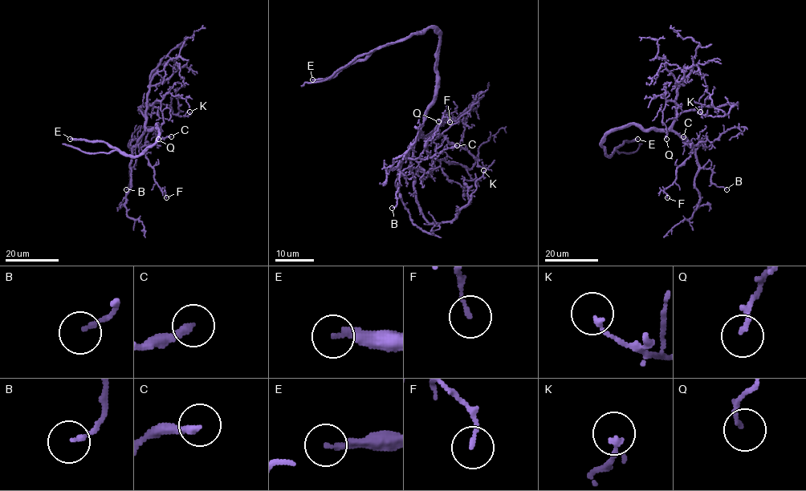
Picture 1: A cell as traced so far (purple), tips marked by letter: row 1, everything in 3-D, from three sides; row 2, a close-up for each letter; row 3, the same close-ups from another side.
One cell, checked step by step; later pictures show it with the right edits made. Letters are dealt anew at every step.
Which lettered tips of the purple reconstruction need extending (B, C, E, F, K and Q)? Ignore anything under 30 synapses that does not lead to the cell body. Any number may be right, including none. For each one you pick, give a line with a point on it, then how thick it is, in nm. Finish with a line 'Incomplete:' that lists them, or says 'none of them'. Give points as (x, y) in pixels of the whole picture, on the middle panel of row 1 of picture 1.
E: (312, 79) | 200 nm
Incomplete: E

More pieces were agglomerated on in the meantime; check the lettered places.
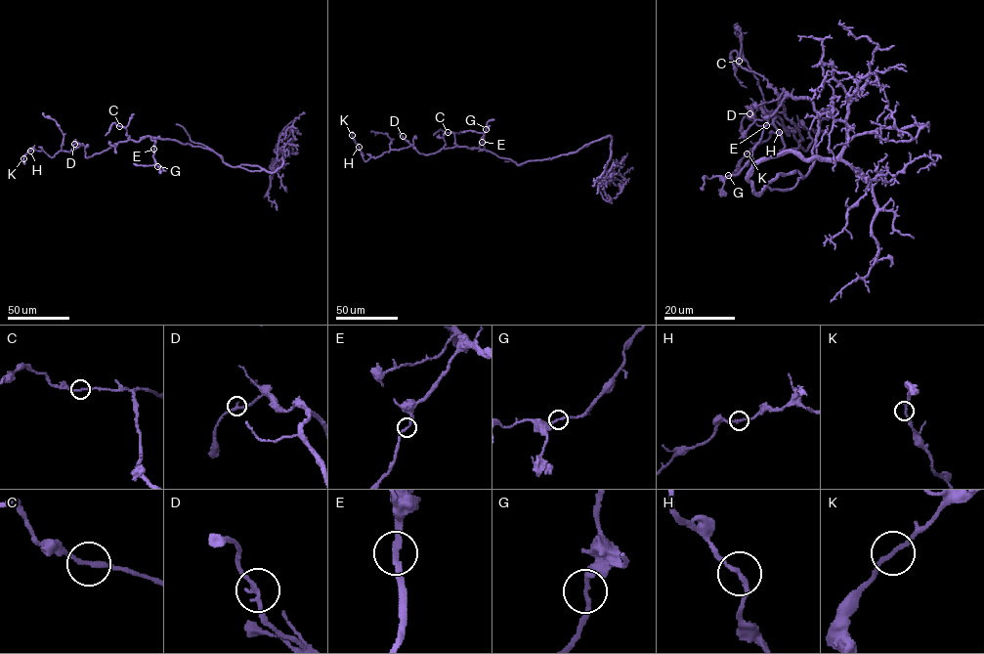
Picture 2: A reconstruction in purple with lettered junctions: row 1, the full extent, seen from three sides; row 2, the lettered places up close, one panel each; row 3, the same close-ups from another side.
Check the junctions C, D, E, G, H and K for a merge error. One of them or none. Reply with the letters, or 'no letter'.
no letter

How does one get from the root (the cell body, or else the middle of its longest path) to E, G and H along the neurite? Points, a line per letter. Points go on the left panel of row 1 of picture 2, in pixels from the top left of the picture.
E: (185, 144), (156, 138), (153, 149)
G: (185, 144), (156, 138), (153, 156), (157, 166)
H: (185, 144), (145, 136), (118, 142), (87, 158), (82, 145), (52, 157), (43, 151), (30, 151)

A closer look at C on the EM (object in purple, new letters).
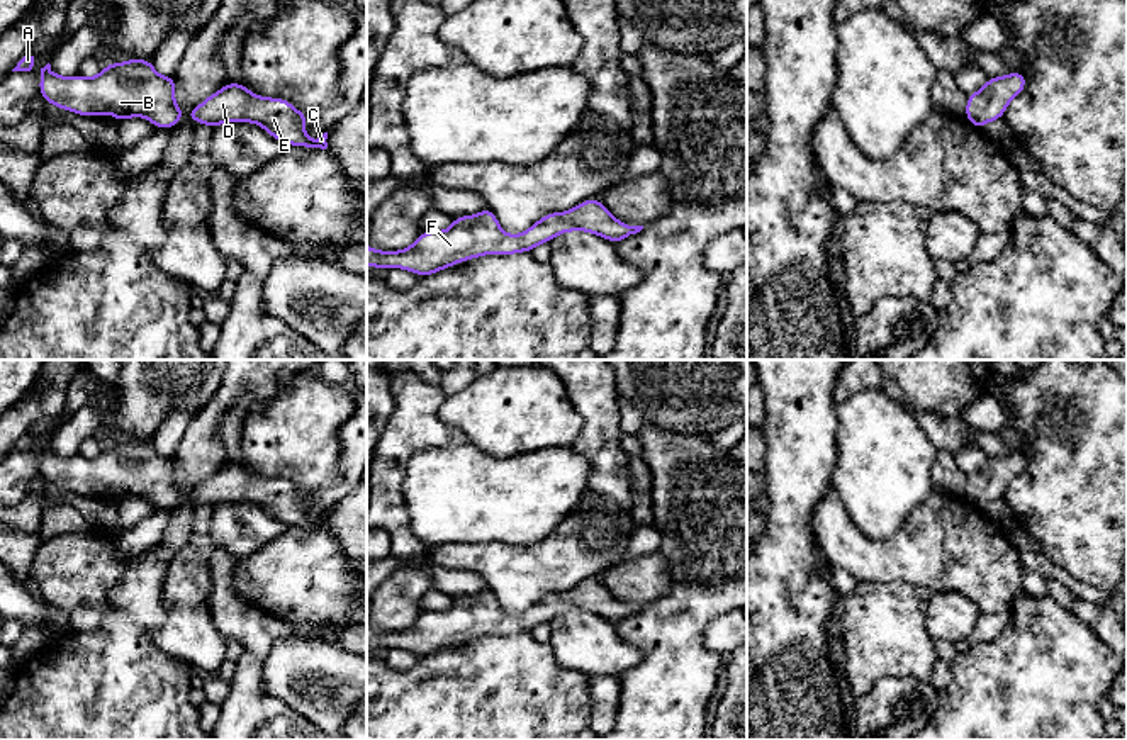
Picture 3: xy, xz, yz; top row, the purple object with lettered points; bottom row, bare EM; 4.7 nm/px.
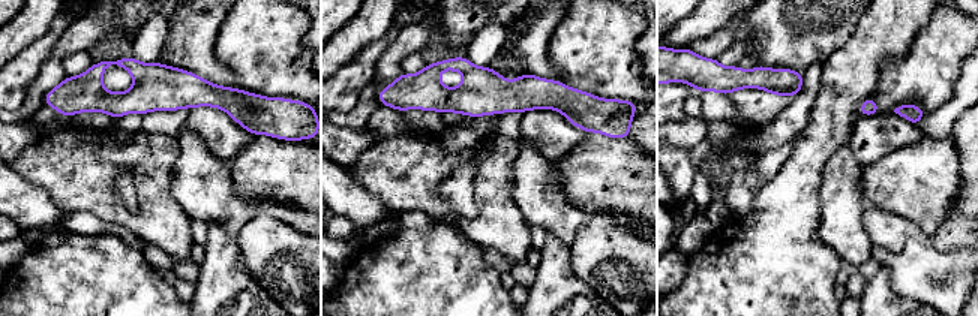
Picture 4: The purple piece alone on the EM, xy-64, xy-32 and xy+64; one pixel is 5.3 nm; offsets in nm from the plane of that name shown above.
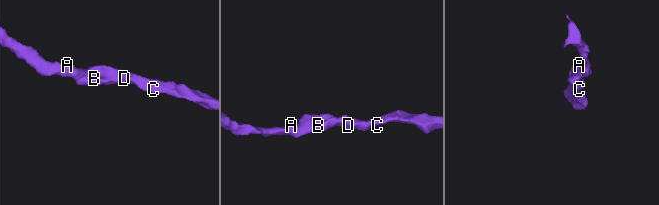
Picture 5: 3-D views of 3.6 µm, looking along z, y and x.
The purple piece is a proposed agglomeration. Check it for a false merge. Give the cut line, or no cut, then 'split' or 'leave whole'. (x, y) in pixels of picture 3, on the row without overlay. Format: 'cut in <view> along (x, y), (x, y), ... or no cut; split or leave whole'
no cut; leave whole

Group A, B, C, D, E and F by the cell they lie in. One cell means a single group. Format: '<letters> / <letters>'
A B C D E F

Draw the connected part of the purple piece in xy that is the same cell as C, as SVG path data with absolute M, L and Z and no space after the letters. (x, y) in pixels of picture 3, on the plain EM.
M229 462L221 470L188 491L195 504L210 507L226 502L253 502L261 506L272 518L287 526L328 528L328 513L311 519L304 513L304 502L311 494L299 492L289 480L265 479L250 472L243 463Z

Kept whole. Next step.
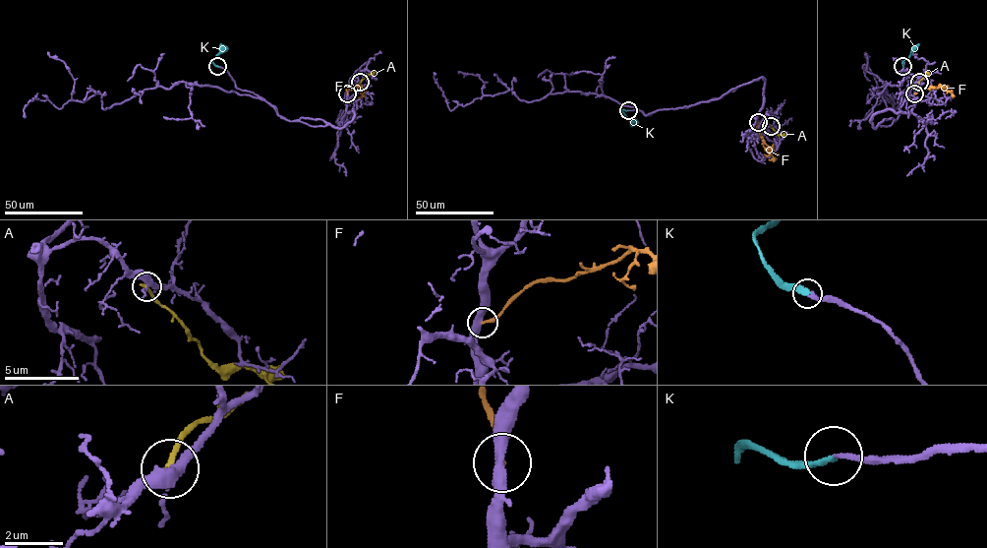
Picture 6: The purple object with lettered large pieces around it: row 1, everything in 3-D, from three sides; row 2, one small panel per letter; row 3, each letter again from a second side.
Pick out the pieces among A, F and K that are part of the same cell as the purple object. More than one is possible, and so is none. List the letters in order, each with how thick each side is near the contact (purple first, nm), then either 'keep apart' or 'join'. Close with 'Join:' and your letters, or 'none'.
A: calibres 300 and 240 nm; keep apart
F: calibres 420 and 220 nm; keep apart
K: calibres 200 and 260 nm; join
Join: K

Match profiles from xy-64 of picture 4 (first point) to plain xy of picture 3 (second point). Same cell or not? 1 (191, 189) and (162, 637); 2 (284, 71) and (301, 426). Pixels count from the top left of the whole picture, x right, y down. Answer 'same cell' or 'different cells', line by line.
1: different cells
2: same cell

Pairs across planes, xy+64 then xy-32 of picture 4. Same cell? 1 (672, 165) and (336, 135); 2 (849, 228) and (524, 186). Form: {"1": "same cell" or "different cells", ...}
{"1": "same cell", "2": "different cells"}

